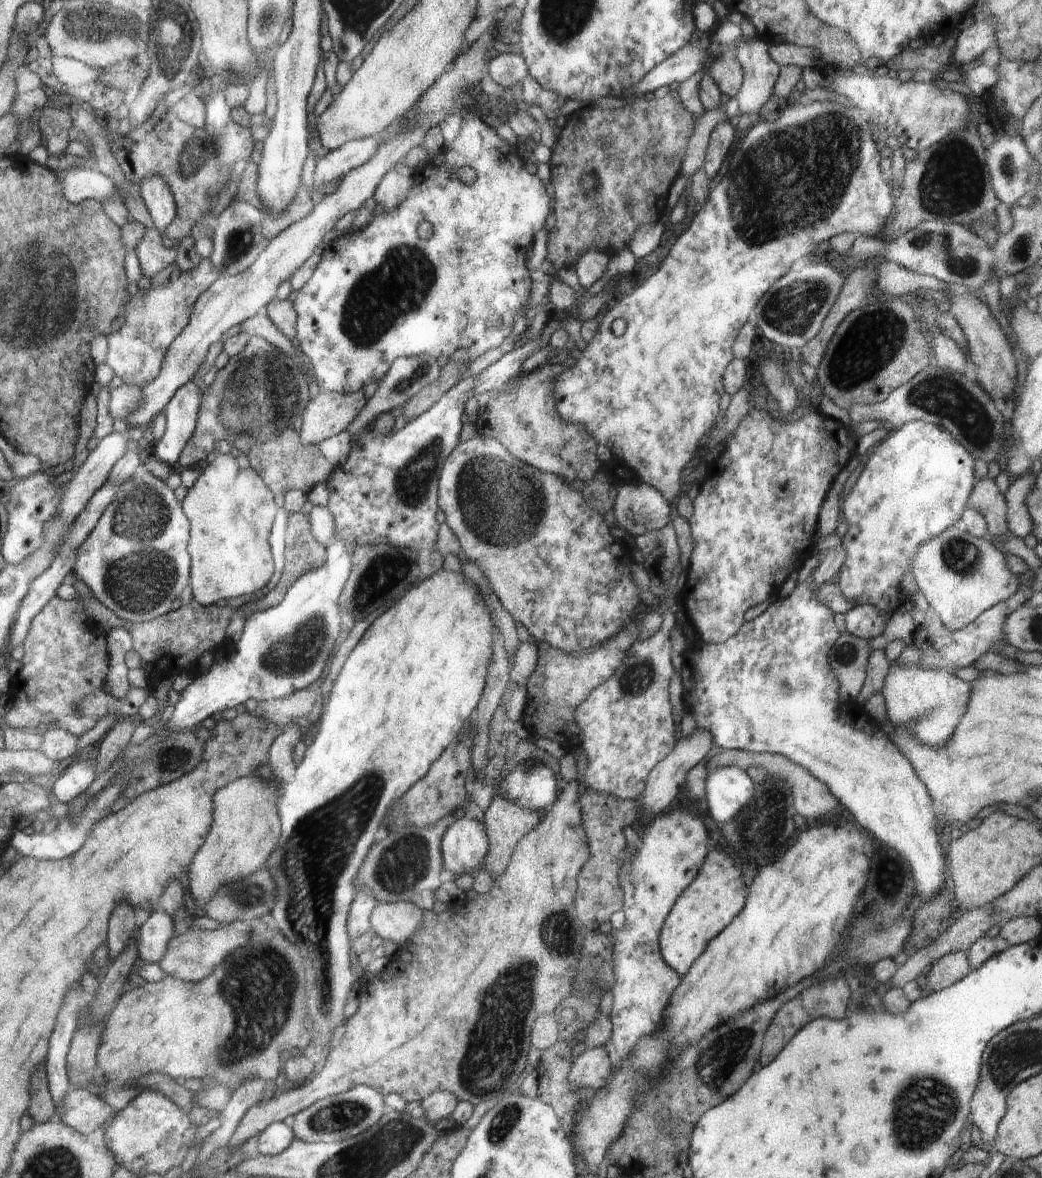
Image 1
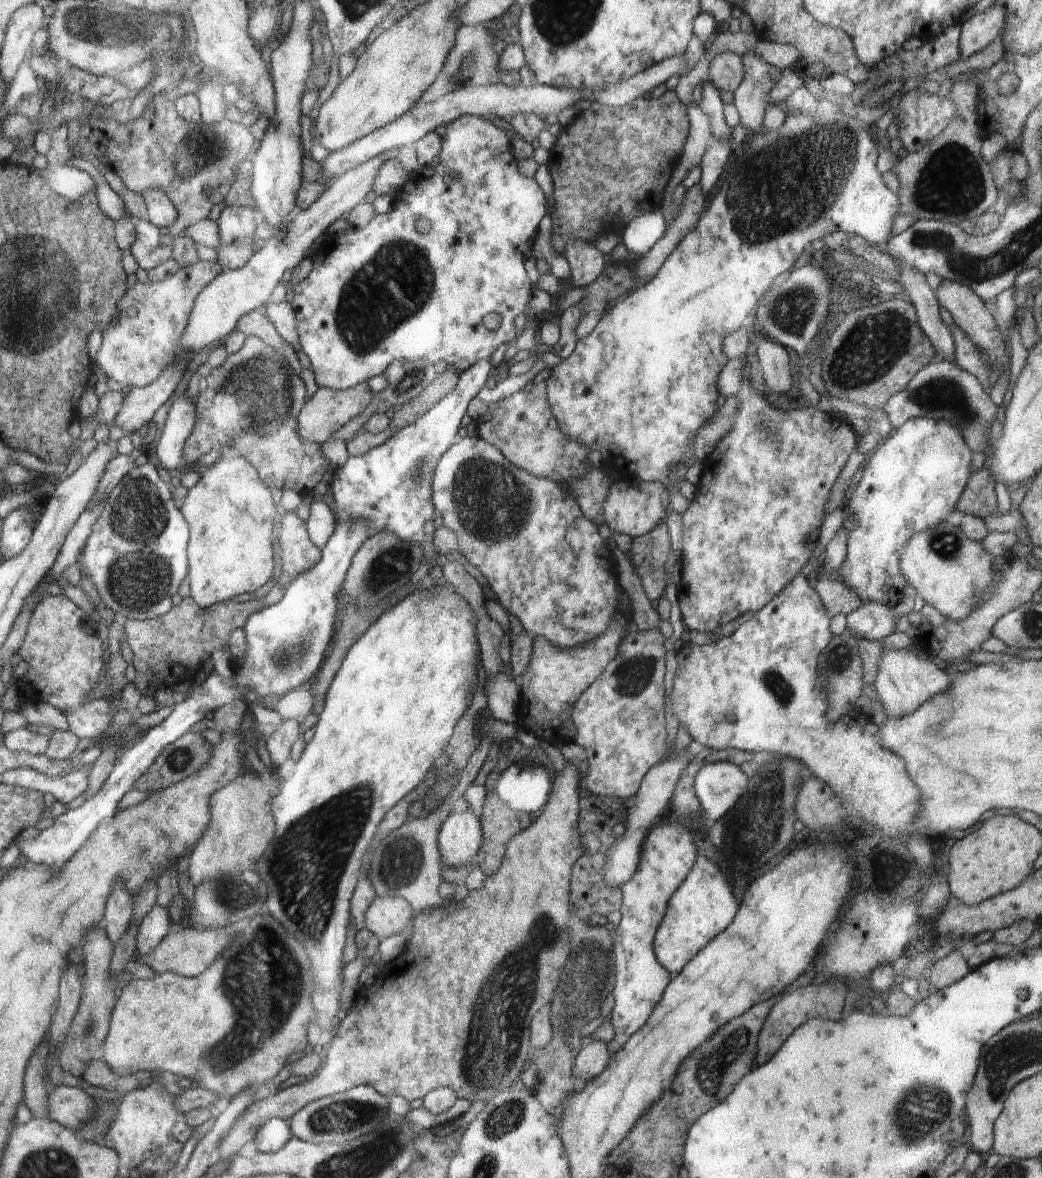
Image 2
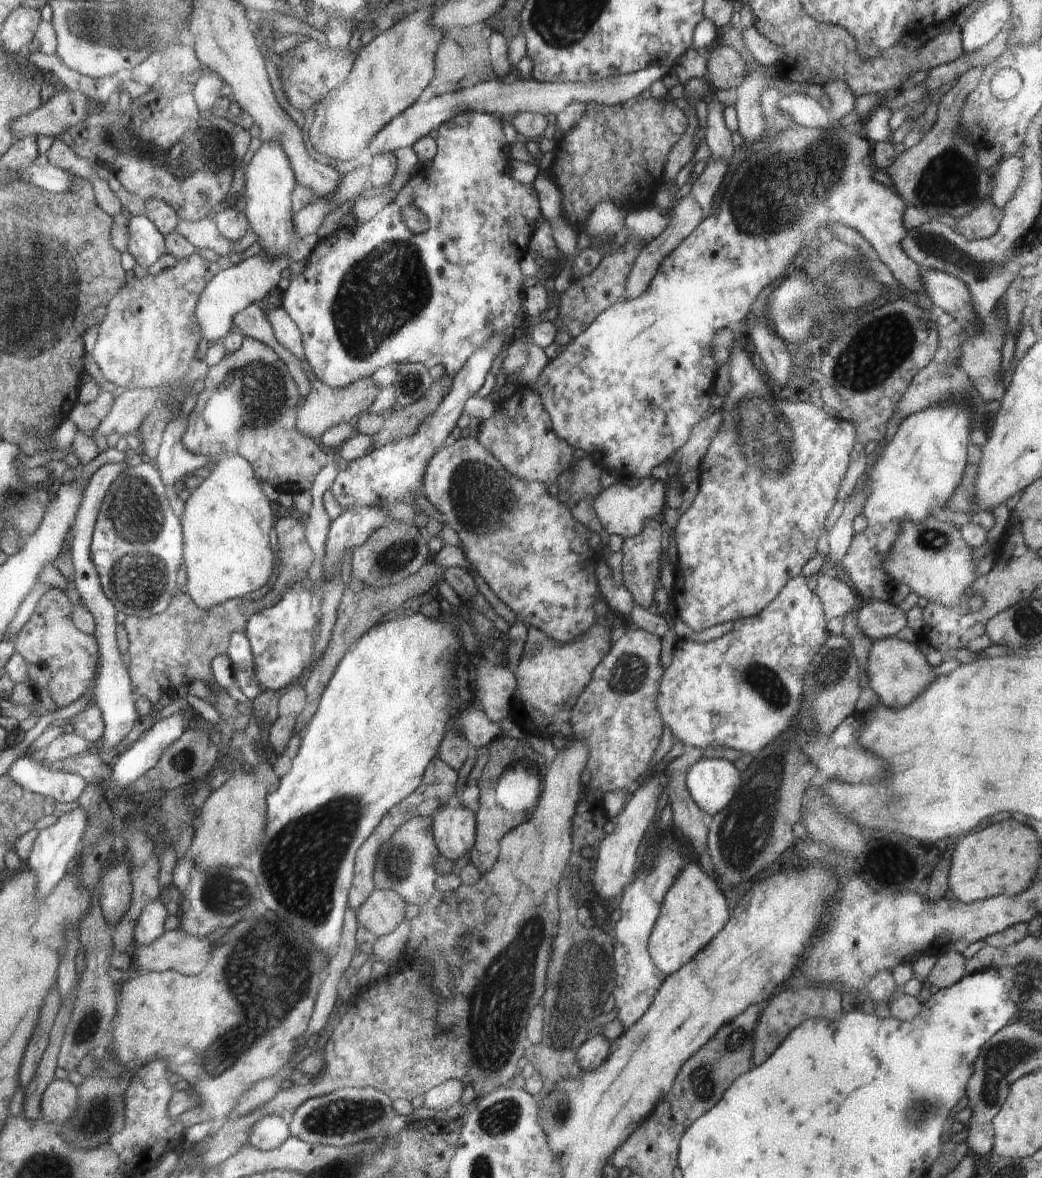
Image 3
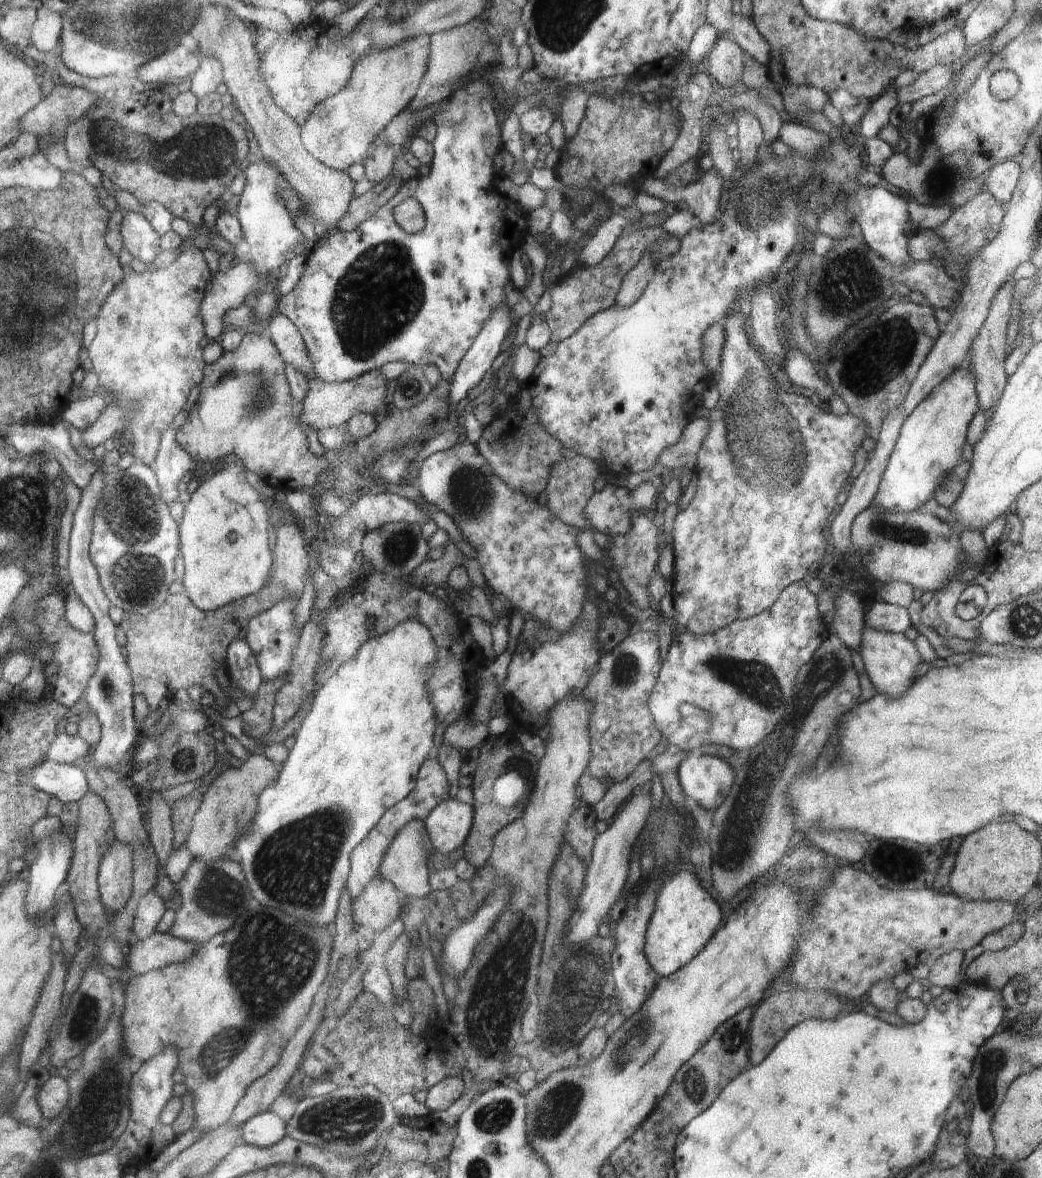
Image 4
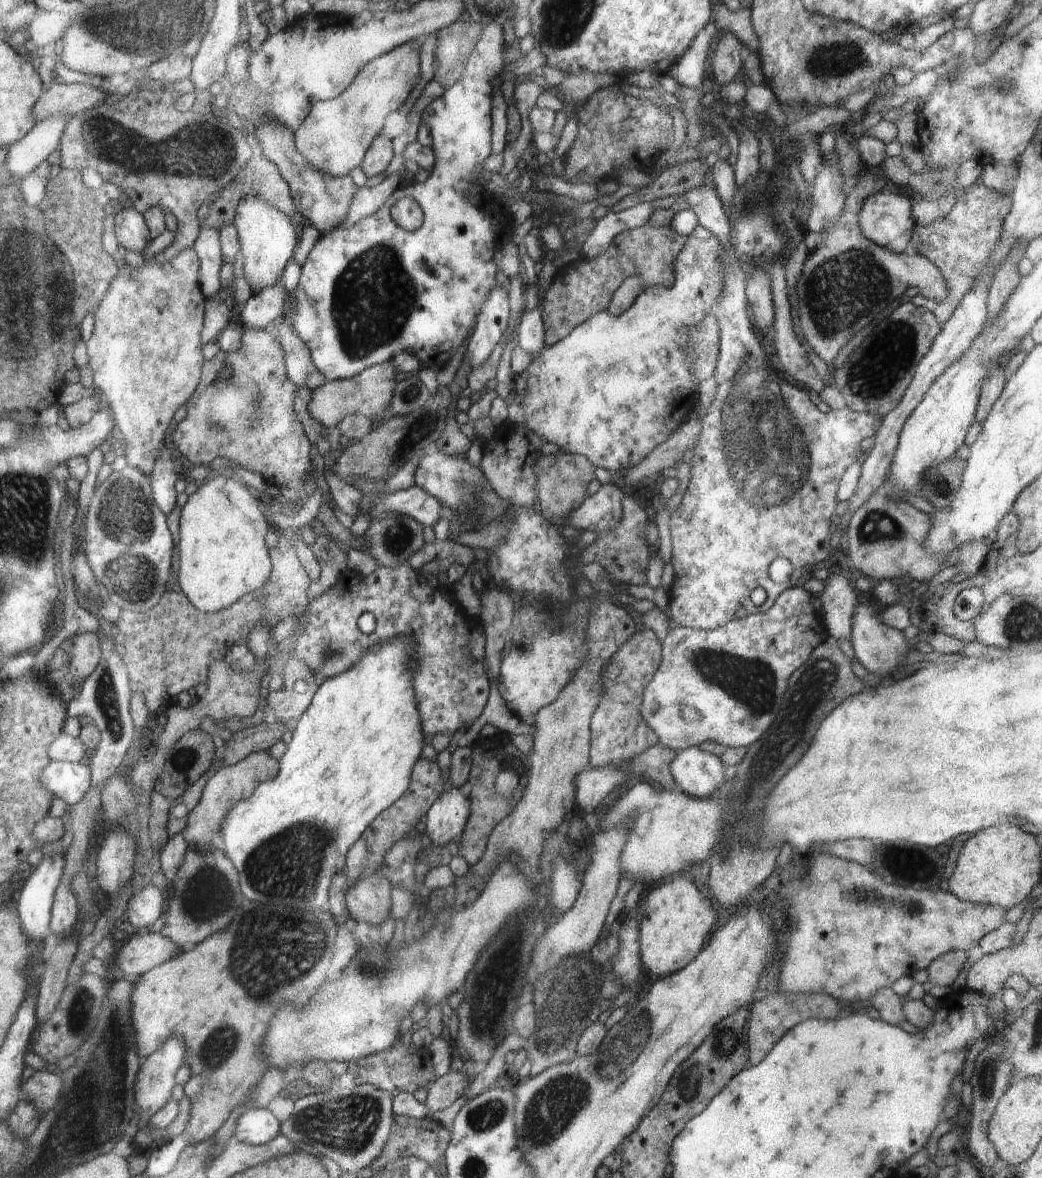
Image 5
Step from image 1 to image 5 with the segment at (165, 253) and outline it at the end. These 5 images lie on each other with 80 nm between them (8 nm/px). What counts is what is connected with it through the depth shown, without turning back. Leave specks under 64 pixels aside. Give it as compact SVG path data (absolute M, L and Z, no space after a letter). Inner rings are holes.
M117 207L114 226L120 246L126 251L144 255L148 242L152 240L143 214L134 207L130 209Z

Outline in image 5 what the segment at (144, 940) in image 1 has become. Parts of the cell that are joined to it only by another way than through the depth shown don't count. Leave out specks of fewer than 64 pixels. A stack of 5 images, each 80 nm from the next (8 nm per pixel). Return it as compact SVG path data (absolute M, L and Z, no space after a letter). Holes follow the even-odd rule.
M152 884L136 891L129 900L126 919L137 928L148 929L162 916L162 896Z

